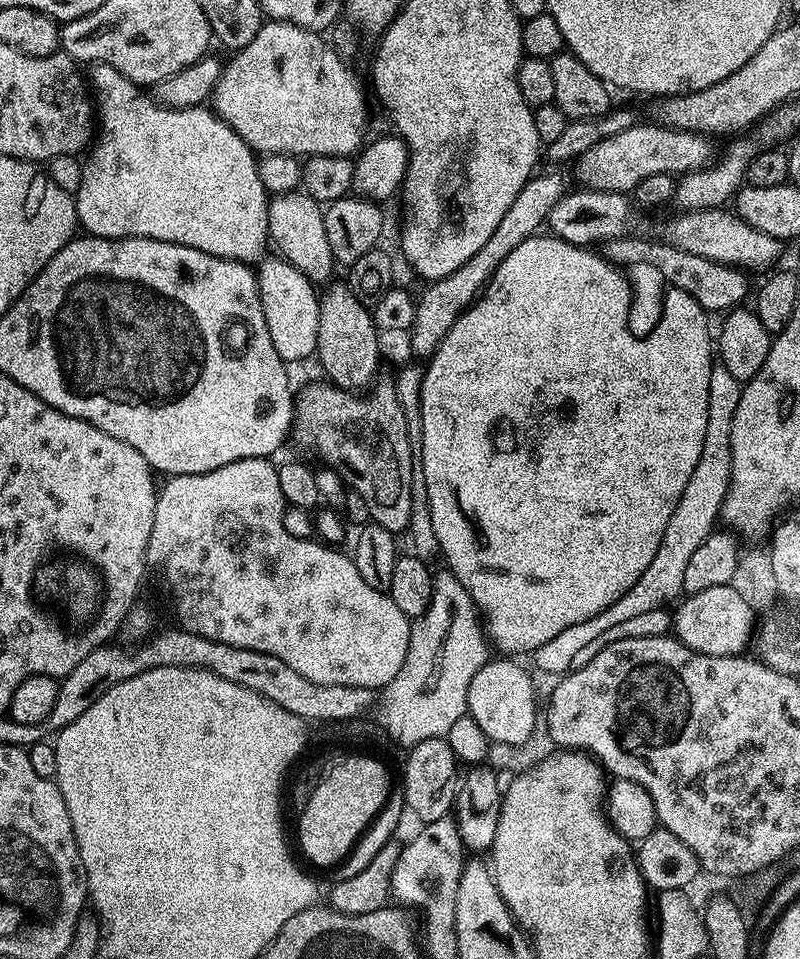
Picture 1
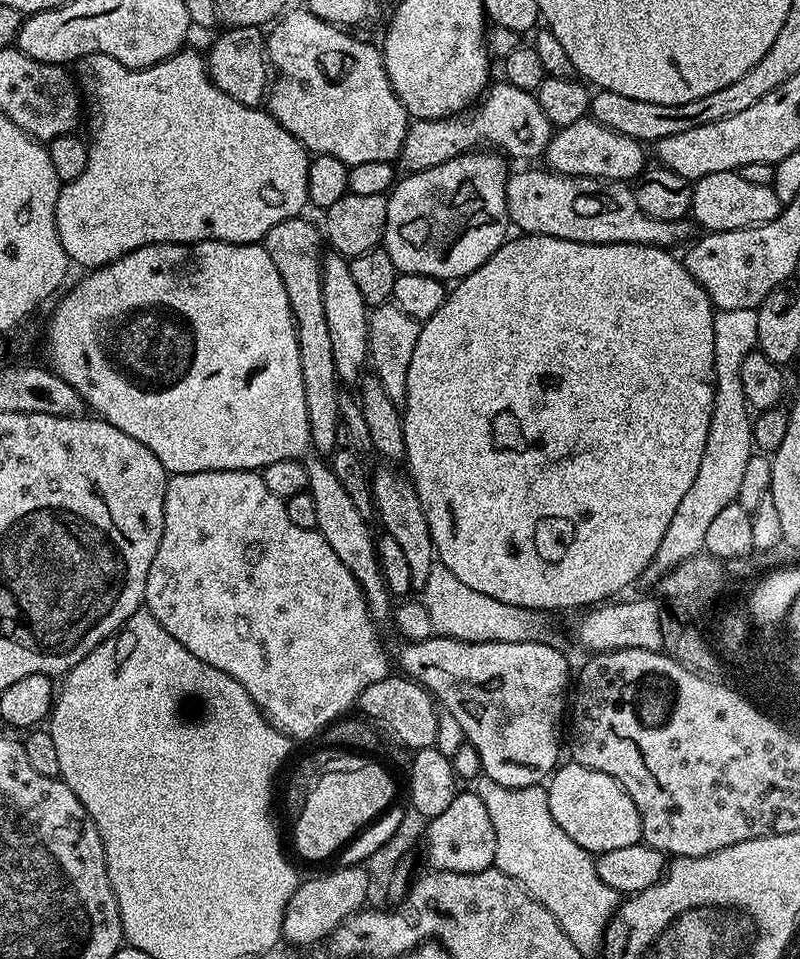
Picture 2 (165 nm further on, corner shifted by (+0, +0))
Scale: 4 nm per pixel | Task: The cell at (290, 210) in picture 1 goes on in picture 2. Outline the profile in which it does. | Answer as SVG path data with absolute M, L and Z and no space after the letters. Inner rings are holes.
M339 254L325 255L322 304L326 306L326 326L330 330L330 343L334 349L336 376L340 379L341 385L348 386L352 383L355 385L365 375L364 368L366 372L366 365L370 360L368 355L370 305L364 301L354 277L350 275L349 261Z

